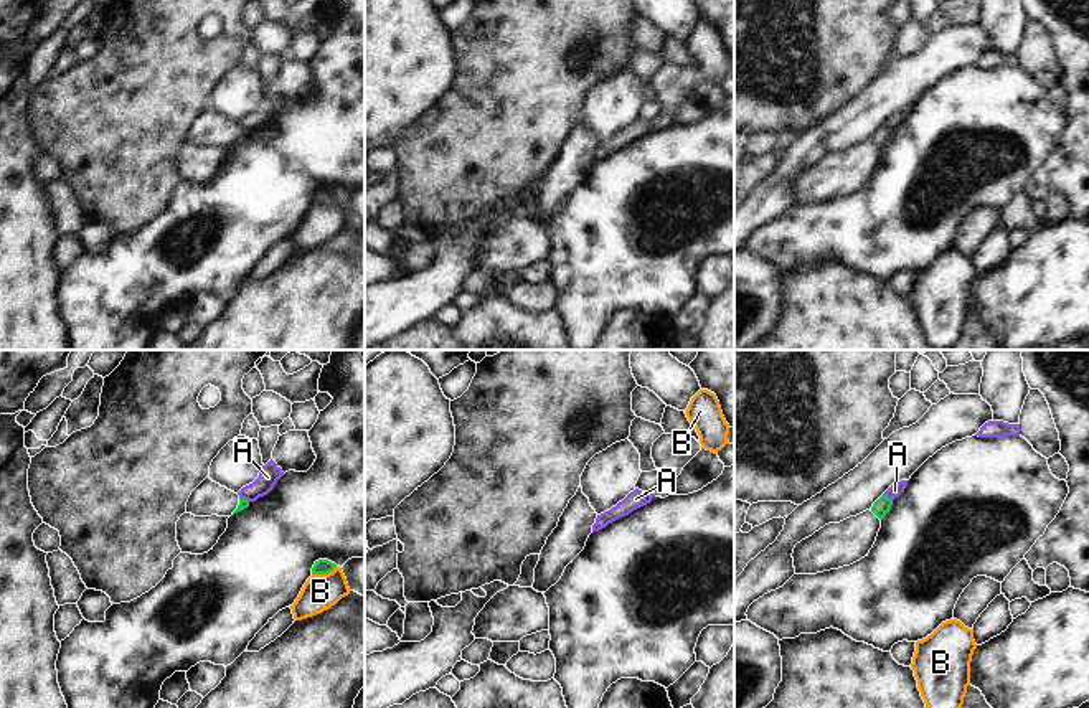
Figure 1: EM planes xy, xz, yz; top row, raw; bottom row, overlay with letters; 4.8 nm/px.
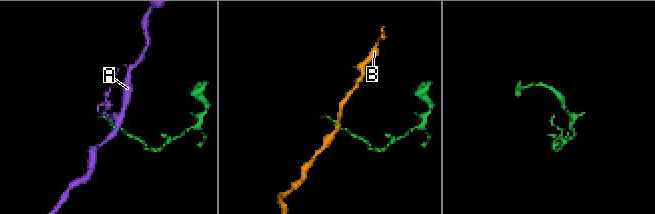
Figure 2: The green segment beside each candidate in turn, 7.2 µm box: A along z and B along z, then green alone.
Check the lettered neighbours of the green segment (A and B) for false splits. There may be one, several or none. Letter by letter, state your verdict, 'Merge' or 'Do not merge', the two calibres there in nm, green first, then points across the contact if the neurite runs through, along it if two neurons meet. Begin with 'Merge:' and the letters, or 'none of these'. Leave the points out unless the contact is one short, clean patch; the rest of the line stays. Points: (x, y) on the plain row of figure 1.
Merge: none of these
A: Do not merge. Thickness 80 nm (green) against 70 nm. Boundary: yz (883, 124), (891, 131)
B: Do not merge. Thickness 80 nm (green) against 170 nm. Boundary: xy (337, 197), (327, 203), (312, 205)

